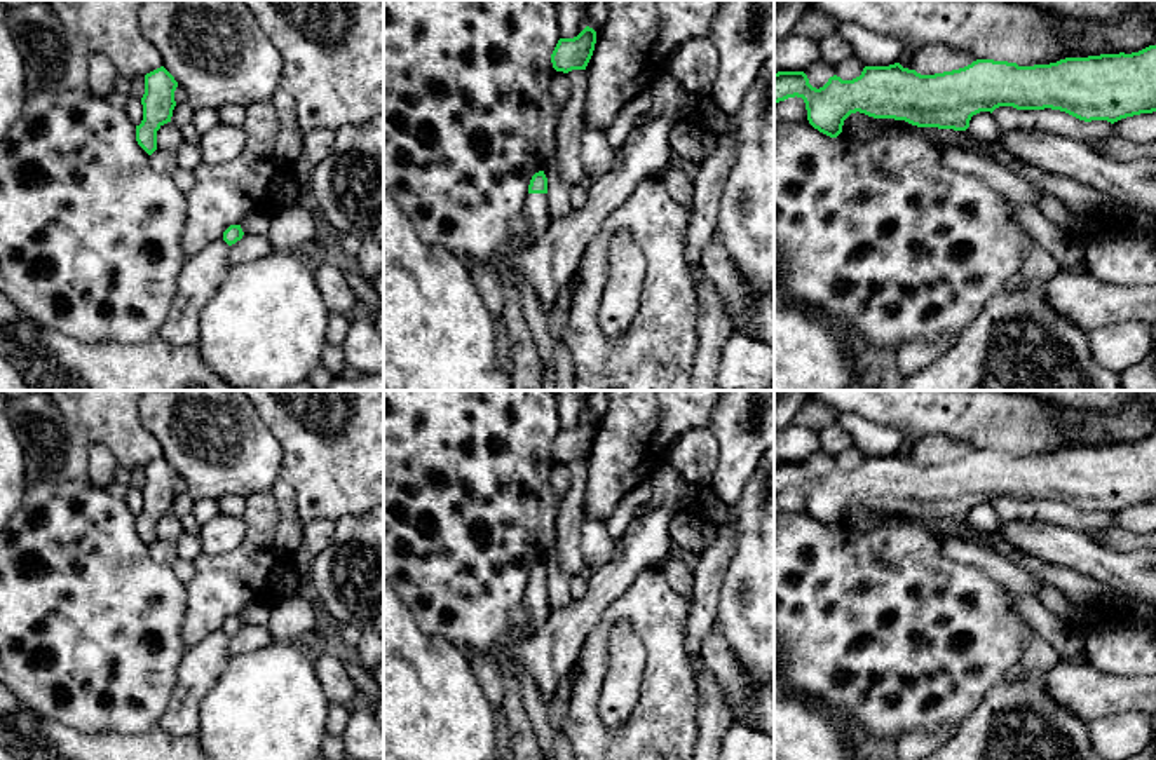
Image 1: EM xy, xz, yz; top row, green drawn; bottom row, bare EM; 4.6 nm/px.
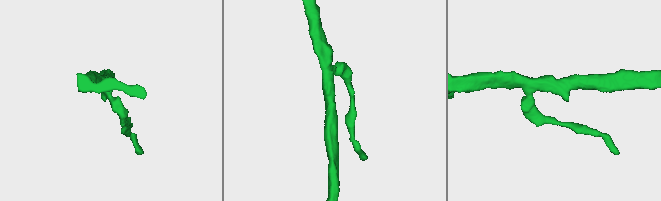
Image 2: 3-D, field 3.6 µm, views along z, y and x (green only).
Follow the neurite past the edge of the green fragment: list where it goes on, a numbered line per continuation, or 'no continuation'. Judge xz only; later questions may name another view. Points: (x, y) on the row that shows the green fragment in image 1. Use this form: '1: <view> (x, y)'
1: xz (536, 211)

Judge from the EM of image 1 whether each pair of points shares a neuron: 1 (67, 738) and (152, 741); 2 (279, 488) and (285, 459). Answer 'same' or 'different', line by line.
1: same
2: different

